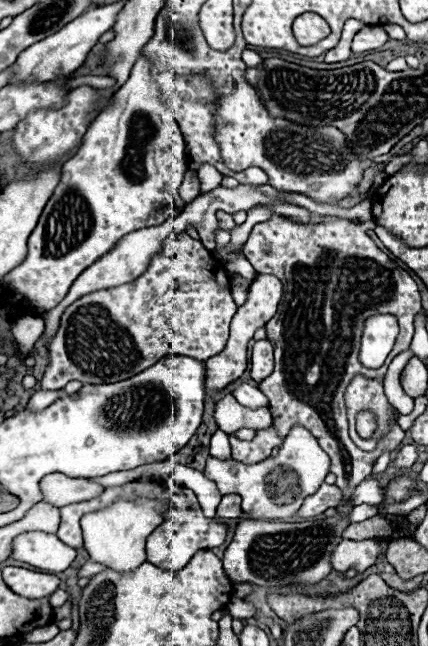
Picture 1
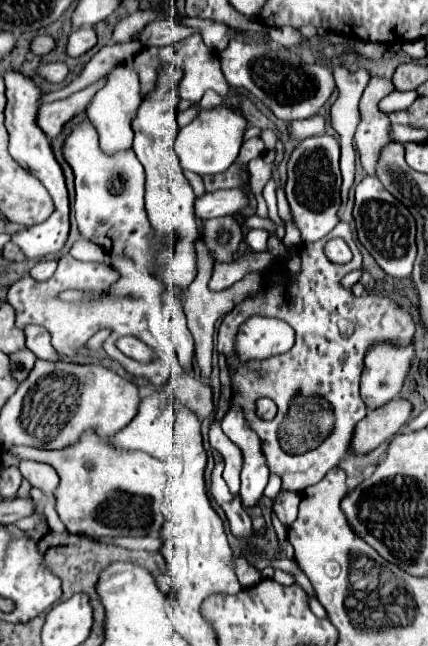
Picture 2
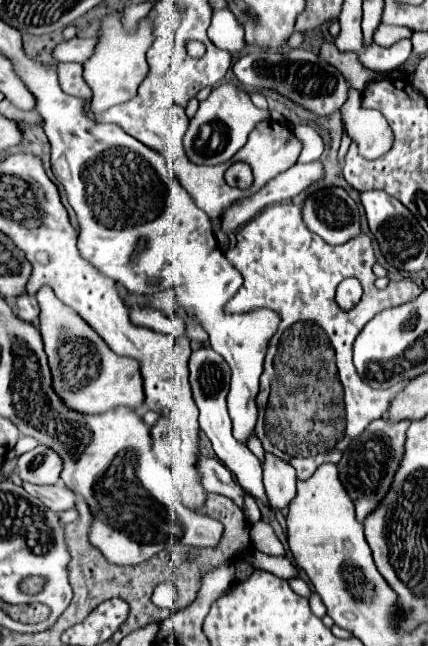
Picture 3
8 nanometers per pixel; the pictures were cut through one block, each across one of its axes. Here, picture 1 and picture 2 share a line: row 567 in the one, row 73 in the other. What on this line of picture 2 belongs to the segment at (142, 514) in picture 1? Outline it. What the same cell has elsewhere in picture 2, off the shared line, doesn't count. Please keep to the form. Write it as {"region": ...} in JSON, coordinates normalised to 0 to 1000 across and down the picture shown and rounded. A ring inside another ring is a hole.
{"region":[[[294,96],[266,99],[248,115],[243,133],[220,146],[201,170],[206,183],[215,186],[215,192],[234,207],[234,226],[243,229],[243,235],[266,238],[276,232],[308,229],[308,186],[327,164],[327,146],[332,146],[327,118],[308,105],[299,105]]]}

